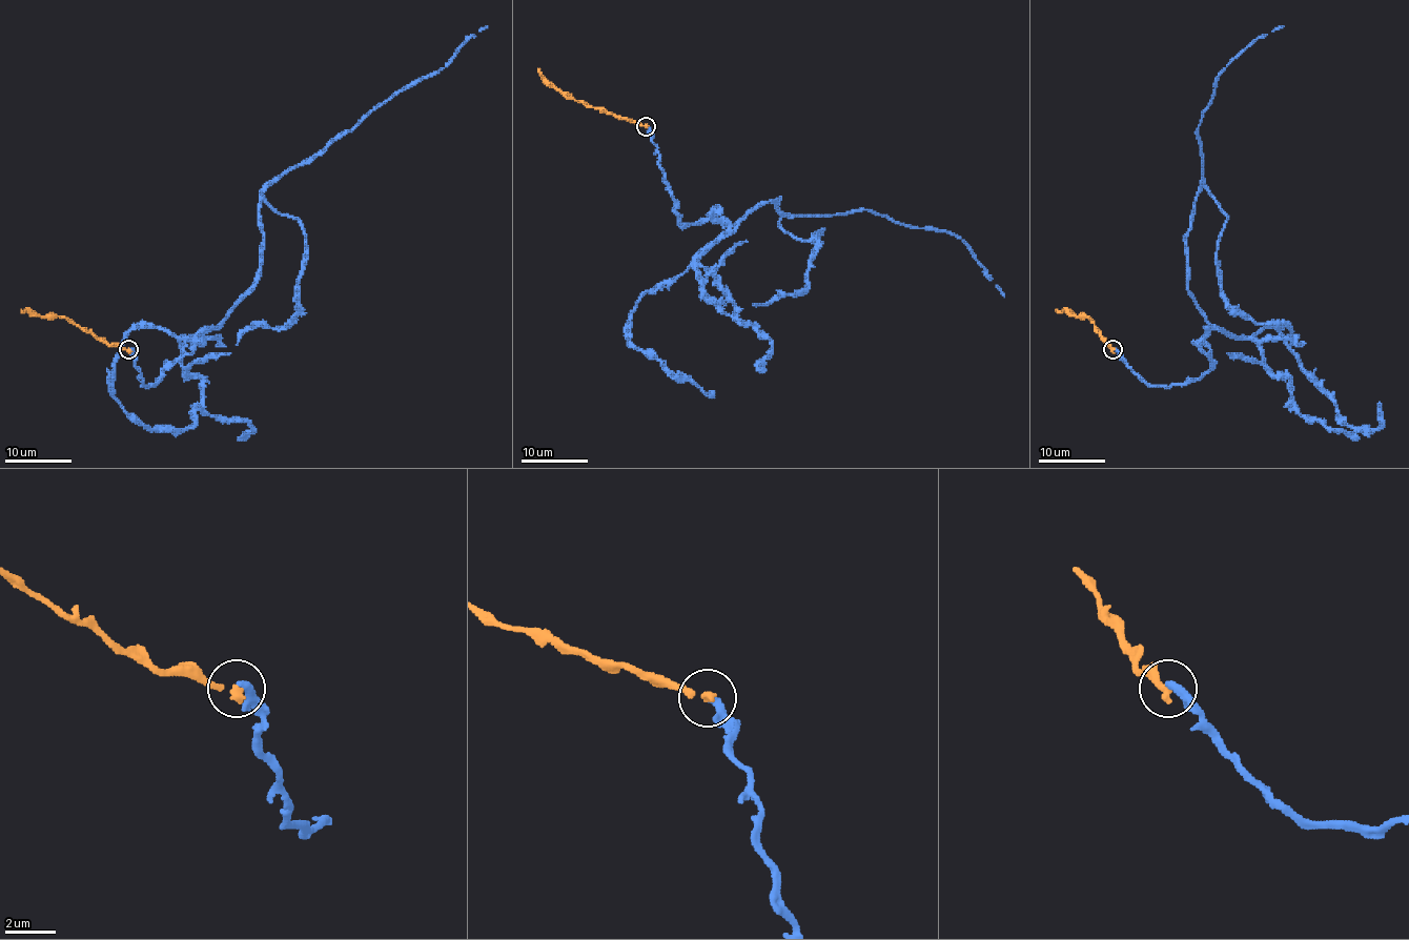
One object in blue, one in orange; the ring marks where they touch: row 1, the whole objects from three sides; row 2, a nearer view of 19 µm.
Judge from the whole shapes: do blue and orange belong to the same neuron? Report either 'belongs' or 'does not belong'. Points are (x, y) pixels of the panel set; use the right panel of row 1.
does not belong

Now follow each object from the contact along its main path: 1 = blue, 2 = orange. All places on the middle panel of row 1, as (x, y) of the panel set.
1: (647, 125), (682, 223), (734, 225), (779, 200), (808, 215), (872, 209), (954, 233), (1004, 297)
2: (646, 125), (582, 101), (567, 99), (537, 68)

